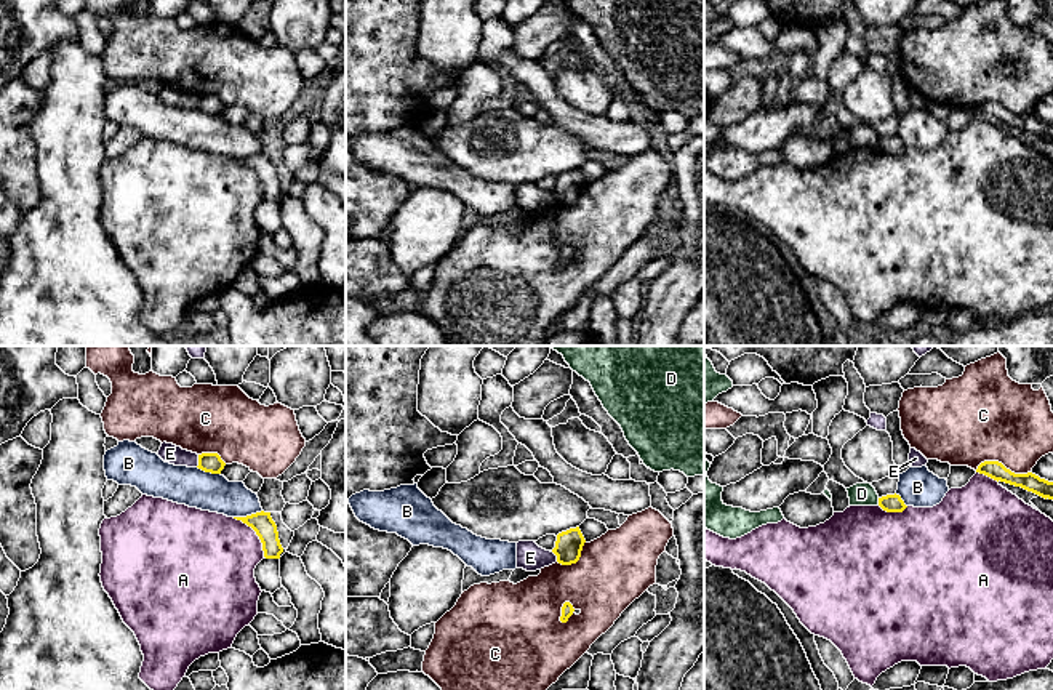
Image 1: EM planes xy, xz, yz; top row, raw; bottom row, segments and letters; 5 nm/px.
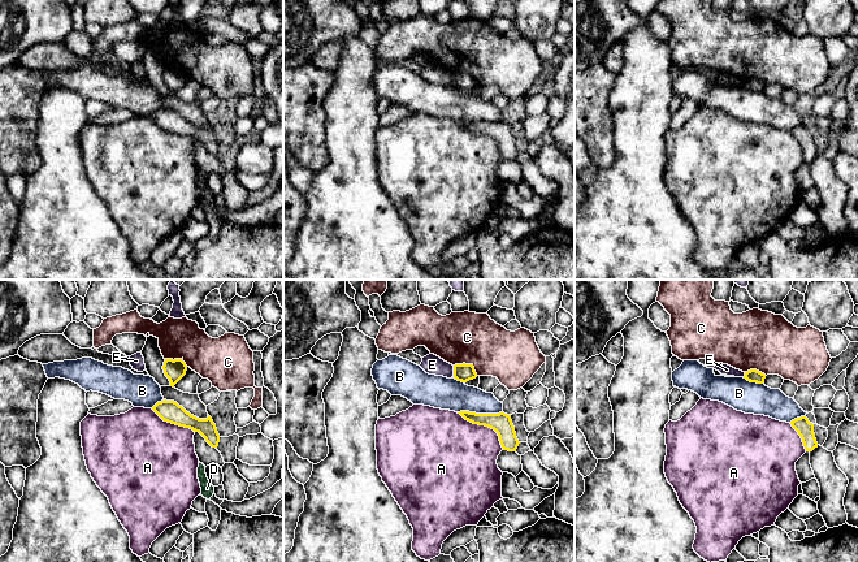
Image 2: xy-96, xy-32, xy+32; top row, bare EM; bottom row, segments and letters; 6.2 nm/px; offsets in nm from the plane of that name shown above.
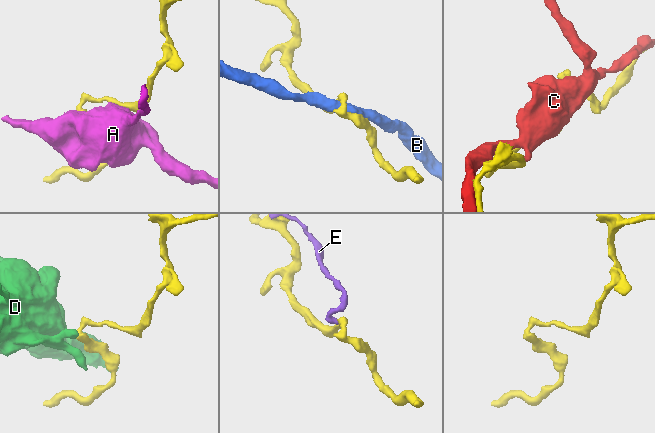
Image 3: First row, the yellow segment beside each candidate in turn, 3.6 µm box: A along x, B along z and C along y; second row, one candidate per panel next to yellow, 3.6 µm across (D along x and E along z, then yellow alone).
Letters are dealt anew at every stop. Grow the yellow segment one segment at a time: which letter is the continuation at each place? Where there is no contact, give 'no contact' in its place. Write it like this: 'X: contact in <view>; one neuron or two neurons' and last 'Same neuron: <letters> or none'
A: contact in xy; two neurons
B: contact in xy; two neurons
C: contact in yz; two neurons
D: contact in yz; two neurons
E: contact in xy; two neurons
Same neuron: none

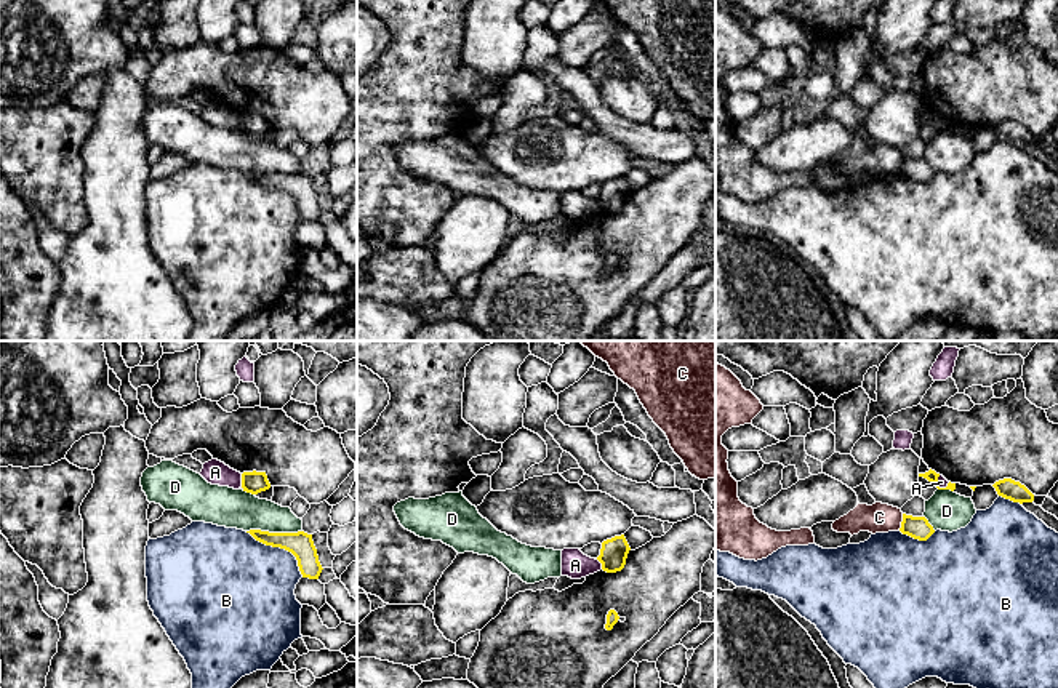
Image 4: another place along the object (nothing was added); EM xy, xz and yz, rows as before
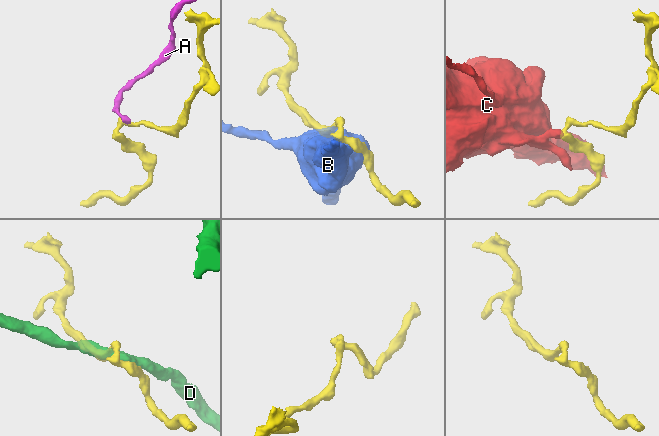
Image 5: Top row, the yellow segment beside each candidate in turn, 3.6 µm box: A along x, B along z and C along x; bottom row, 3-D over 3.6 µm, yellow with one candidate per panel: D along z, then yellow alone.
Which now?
A: contact in xy; two neurons
B: contact in xy; two neurons
C: contact in yz; two neurons
D: contact in xy; two neurons
Same neuron: none

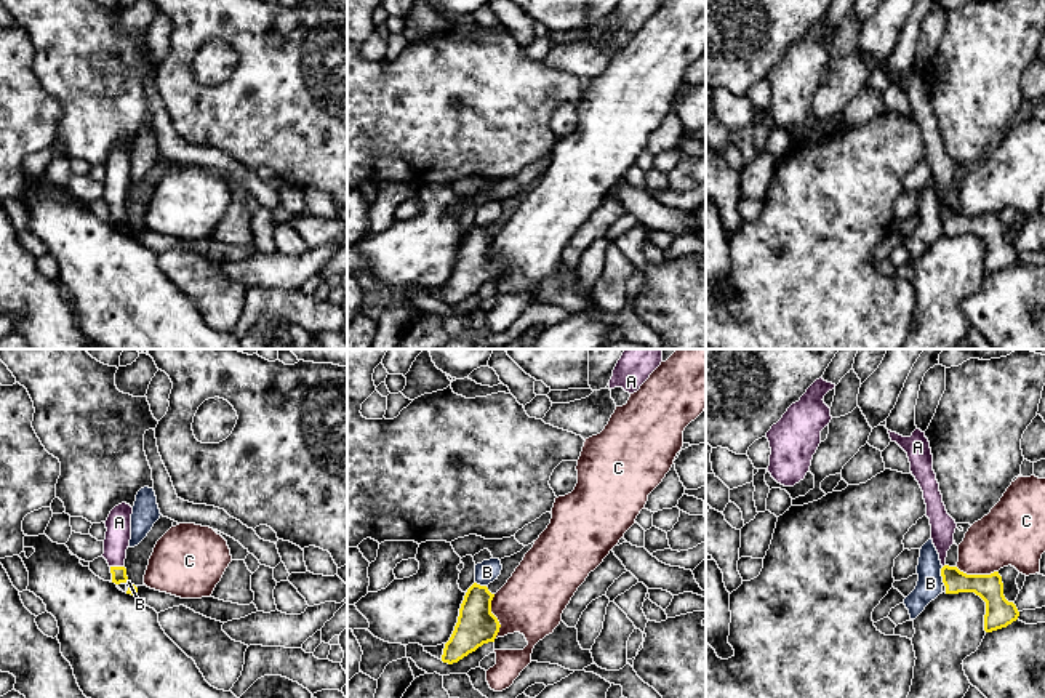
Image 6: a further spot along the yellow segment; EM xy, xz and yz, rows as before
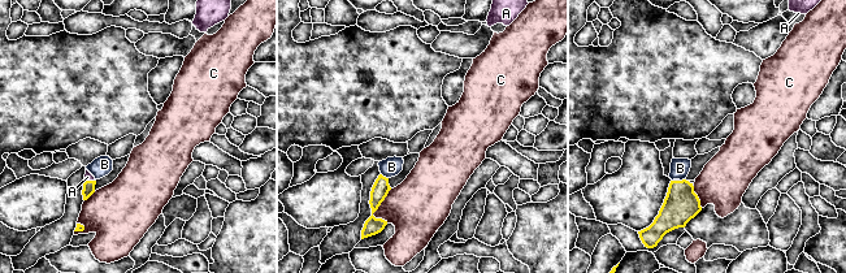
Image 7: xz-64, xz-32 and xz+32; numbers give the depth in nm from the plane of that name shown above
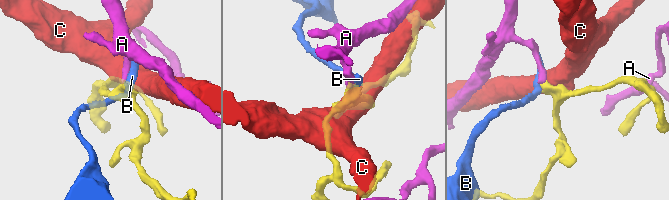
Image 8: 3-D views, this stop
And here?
A: contact in xy; one neuron
B: contact in yz; two neurons
C: contact in xz; two neurons
Same neuron: A

